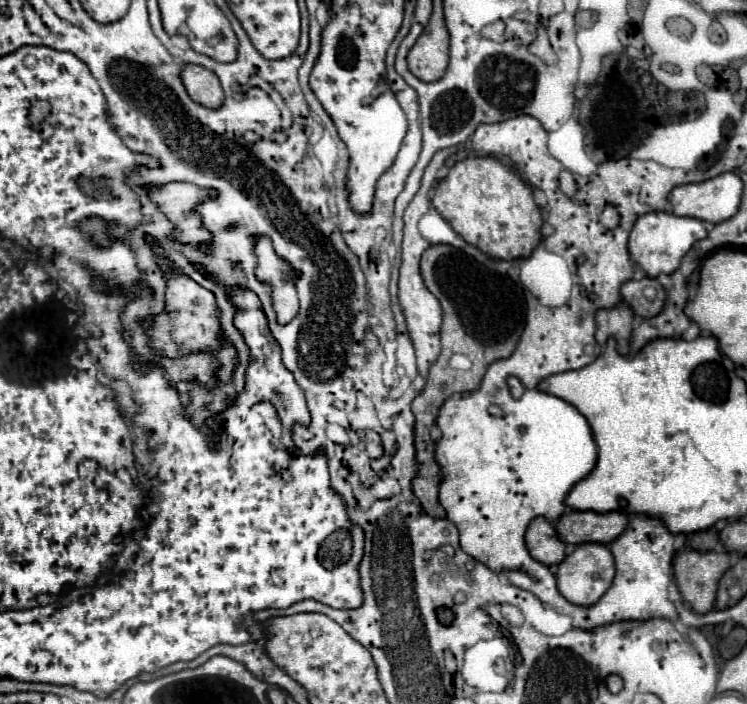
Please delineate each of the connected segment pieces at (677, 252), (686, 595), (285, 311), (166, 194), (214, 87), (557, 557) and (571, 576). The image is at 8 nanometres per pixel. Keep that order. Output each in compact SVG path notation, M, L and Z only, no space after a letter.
M649 212L635 222L627 246L631 260L641 266L649 278L657 278L659 274L673 274L679 268L681 258L689 252L689 248L705 236L707 230L697 218L681 218L669 212Z
M681 552L673 560L673 574L681 598L697 612L713 608L719 576L729 568L727 552Z
M255 236L253 252L257 256L255 276L259 282L271 288L271 302L277 314L277 324L285 326L297 316L299 310L295 284L301 278L301 272L295 270L285 258L277 256L269 236Z
M169 182L169 184L163 184L159 188L155 188L155 186L145 186L145 188L147 188L147 194L149 194L149 200L157 204L157 208L167 216L167 220L171 224L175 224L175 228L167 236L167 240L181 242L181 244L187 244L187 246L199 246L199 244L213 242L211 230L207 230L203 226L203 220L201 220L201 216L199 216L199 212L195 208L199 204L203 204L205 200L213 200L217 196L217 190L213 190L213 188L199 188L199 186L187 184L187 182Z
M185 64L181 70L181 80L187 94L197 104L203 104L207 108L217 108L223 104L223 88L211 70L197 64Z
M535 518L525 532L525 546L529 554L545 564L559 564L565 558L565 544L555 536L555 526L545 518Z
M581 544L573 554L569 554L557 570L557 588L563 598L577 606L591 606L595 604L603 592L611 586L615 576L615 564L613 564L613 554L609 552L607 546L601 544Z

